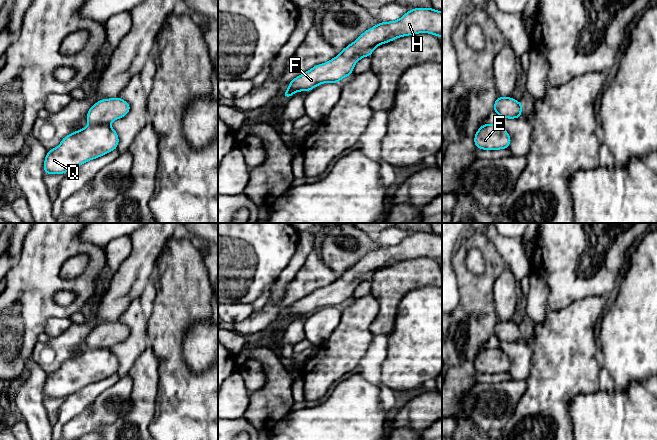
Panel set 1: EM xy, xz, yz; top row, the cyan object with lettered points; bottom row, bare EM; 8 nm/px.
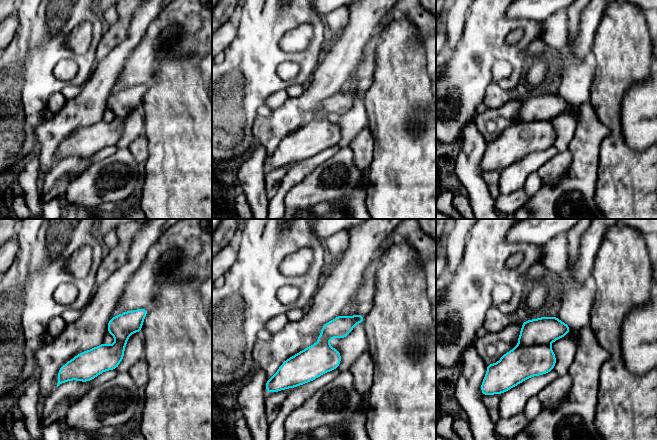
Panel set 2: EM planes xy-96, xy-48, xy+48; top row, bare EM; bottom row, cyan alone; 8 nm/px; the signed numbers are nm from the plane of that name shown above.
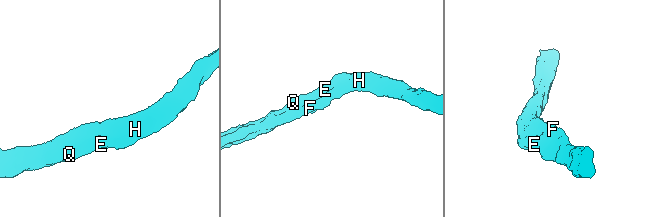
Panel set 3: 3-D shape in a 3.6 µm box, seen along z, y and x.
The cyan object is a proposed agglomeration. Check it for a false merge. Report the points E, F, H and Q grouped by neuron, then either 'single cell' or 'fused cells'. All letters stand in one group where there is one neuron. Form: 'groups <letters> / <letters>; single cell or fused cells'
groups E F H Q; single cell

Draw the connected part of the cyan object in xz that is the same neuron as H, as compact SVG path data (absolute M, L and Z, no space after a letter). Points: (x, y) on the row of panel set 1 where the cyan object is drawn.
M414 8L396 21L378 23L362 33L338 56L295 77L282 96L288 98L299 91L310 91L322 83L338 83L345 76L351 76L355 64L361 58L371 56L377 46L418 33L442 38L442 11Z

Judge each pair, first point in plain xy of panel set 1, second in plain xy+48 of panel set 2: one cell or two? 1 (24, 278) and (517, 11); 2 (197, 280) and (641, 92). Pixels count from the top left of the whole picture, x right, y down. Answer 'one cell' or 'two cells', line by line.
1: two cells
2: two cells

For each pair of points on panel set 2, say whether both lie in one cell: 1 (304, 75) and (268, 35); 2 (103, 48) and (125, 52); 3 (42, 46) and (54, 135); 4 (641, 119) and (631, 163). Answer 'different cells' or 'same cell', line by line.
1: same cell
2: different cells
3: different cells
4: different cells

